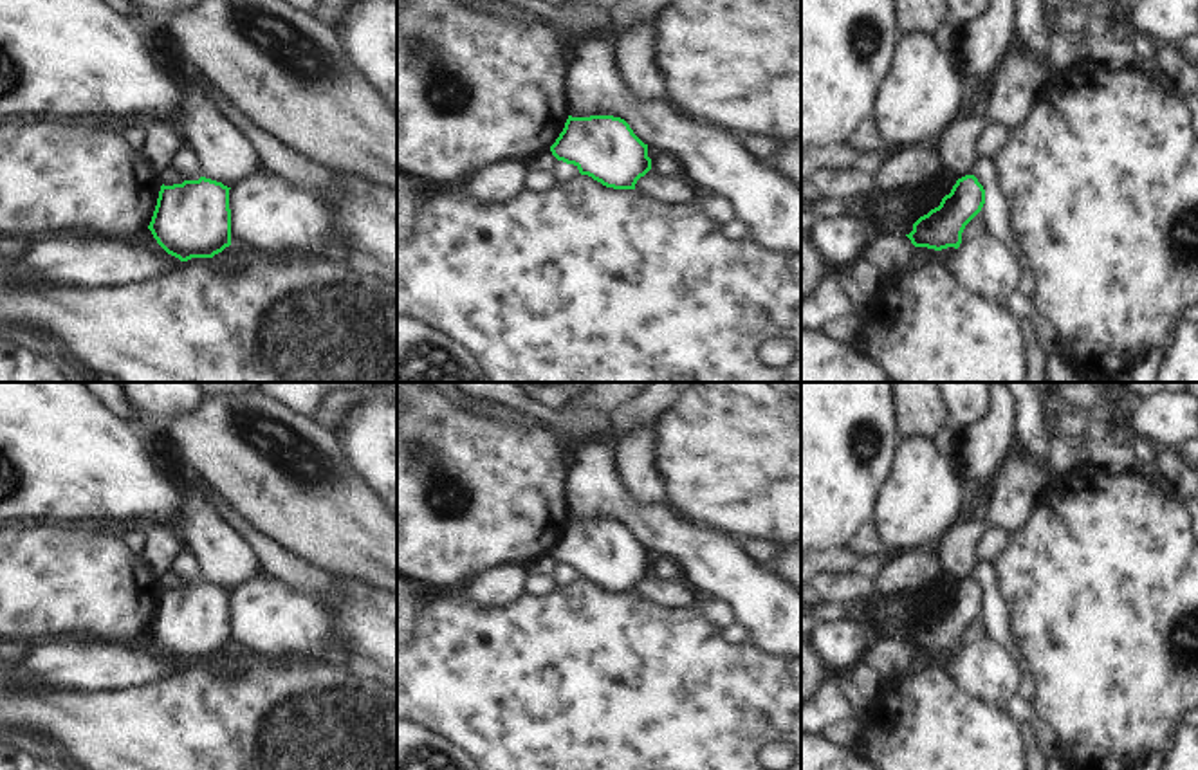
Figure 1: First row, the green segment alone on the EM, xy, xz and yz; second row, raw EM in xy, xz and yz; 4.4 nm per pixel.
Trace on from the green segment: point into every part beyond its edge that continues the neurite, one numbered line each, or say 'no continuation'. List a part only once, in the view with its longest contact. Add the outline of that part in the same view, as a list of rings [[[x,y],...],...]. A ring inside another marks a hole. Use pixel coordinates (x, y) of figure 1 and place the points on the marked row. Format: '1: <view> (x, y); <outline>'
no continuation

